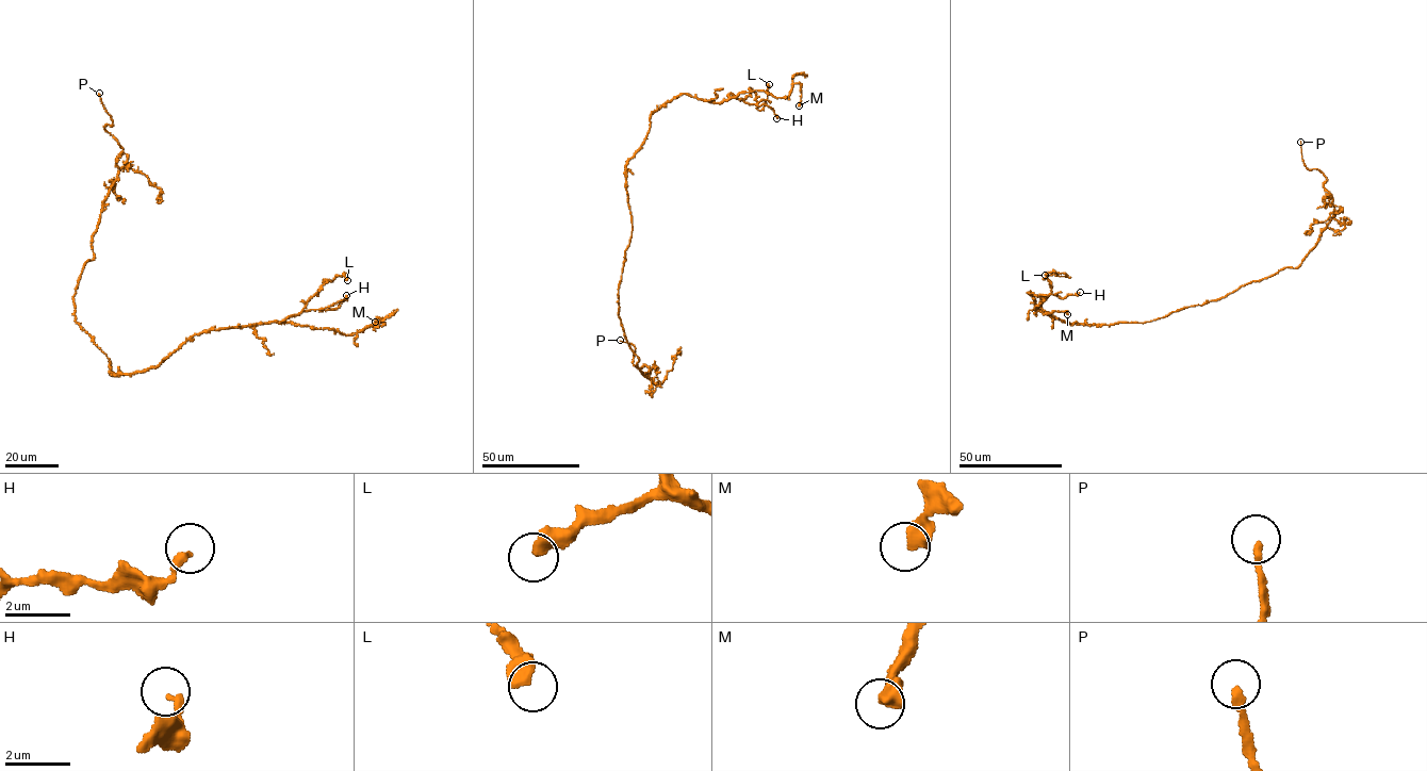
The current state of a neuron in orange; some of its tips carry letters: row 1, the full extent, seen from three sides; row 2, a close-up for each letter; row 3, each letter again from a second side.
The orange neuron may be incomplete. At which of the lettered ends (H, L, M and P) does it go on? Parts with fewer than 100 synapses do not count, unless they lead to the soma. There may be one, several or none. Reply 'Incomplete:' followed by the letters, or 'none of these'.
Incomplete: P

